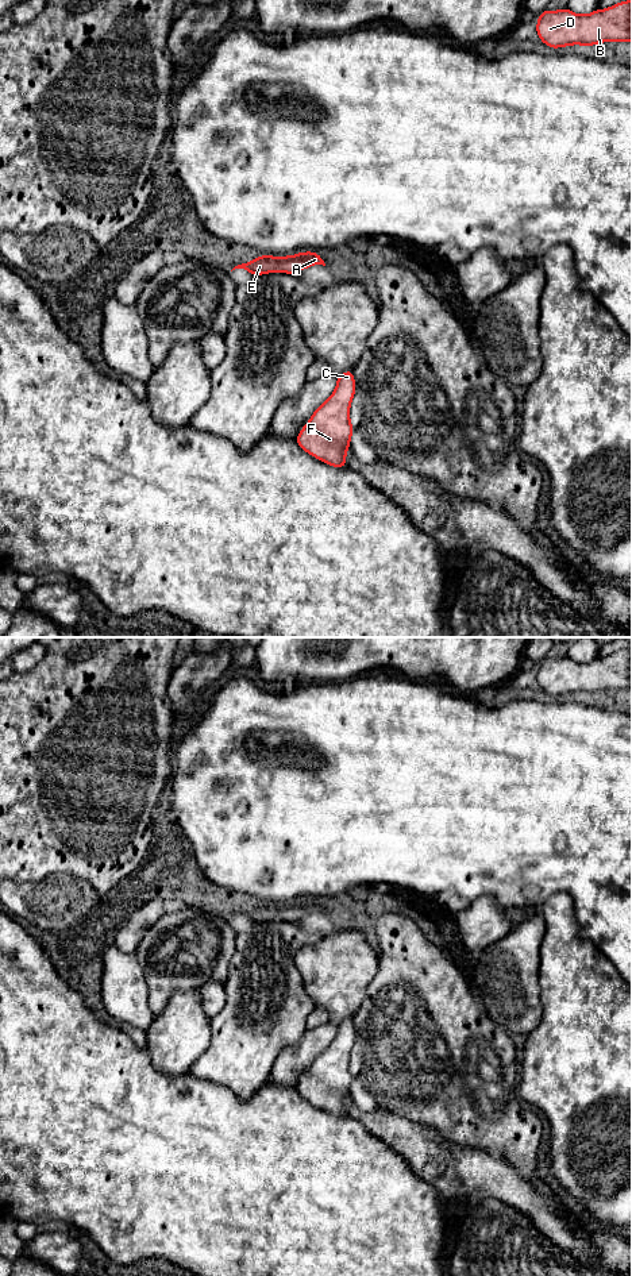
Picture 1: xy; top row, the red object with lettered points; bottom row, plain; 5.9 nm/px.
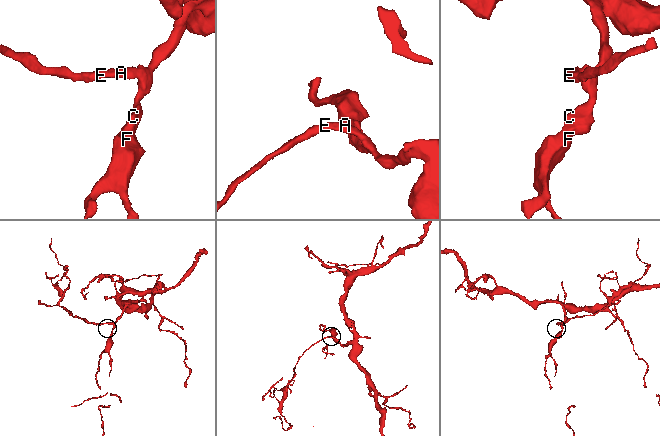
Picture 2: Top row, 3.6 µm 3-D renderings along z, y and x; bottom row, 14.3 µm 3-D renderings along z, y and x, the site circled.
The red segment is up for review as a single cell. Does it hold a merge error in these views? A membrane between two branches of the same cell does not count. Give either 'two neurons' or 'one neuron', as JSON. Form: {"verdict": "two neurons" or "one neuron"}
{"verdict": "one neuron"}

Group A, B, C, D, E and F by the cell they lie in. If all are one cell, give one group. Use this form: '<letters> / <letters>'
A B C D E F

